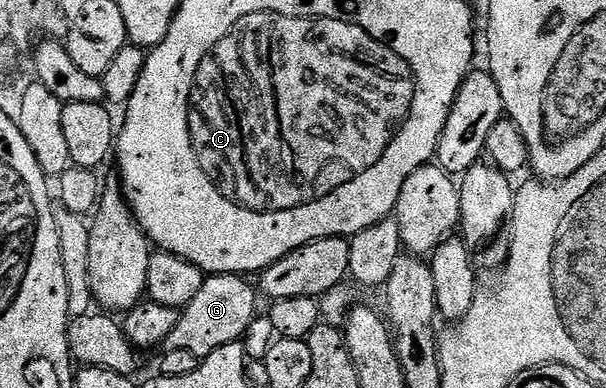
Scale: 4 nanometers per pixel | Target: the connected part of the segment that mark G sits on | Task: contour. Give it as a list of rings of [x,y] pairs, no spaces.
[[[210,275],[203,278],[200,293],[192,297],[187,307],[181,308],[178,323],[168,333],[164,347],[166,351],[188,349],[188,353],[205,357],[216,353],[229,343],[237,343],[242,334],[254,323],[254,310],[259,296],[250,288],[251,280],[240,275]]]

